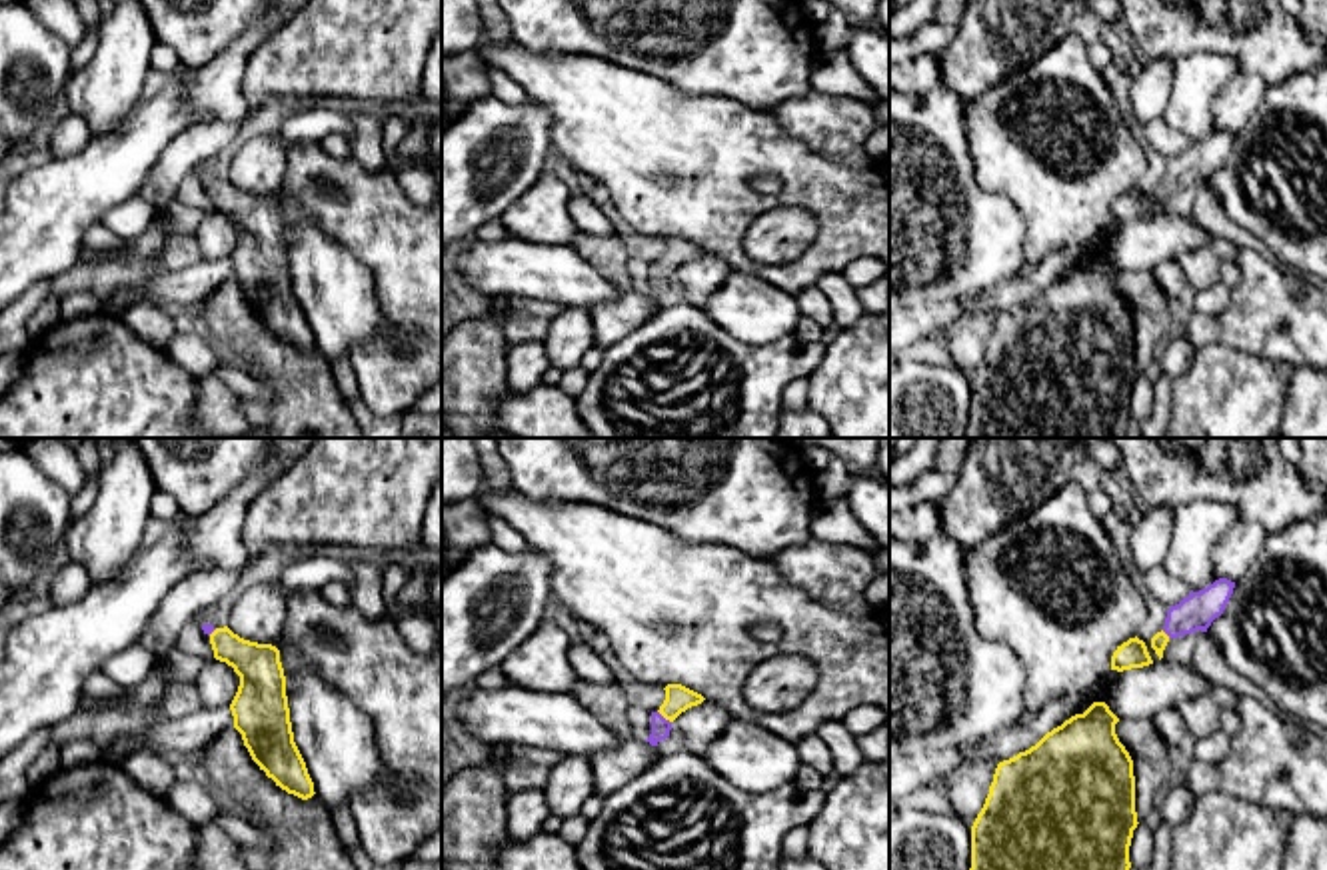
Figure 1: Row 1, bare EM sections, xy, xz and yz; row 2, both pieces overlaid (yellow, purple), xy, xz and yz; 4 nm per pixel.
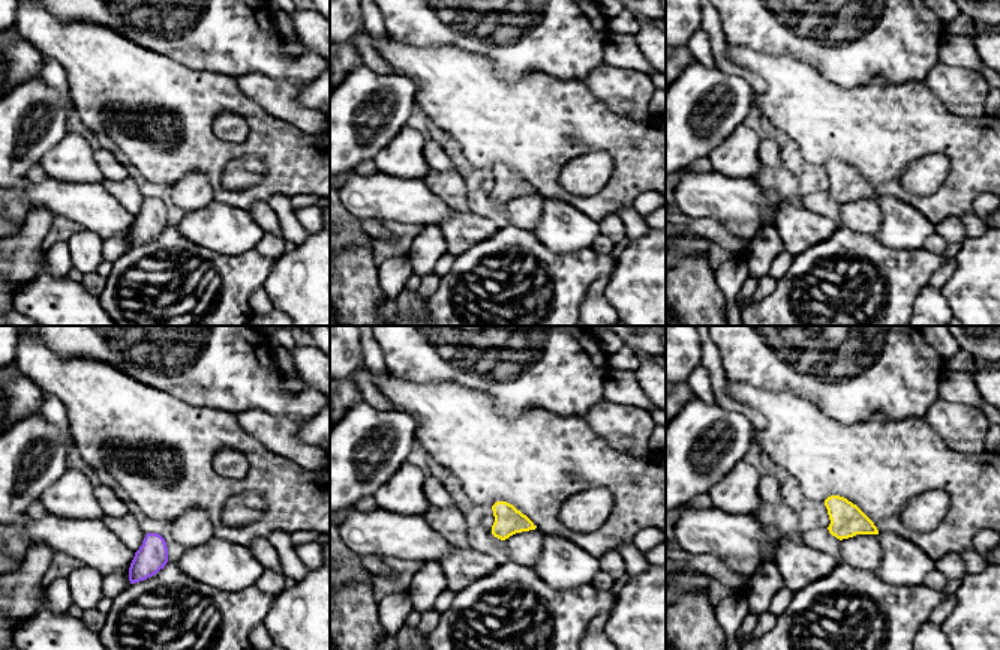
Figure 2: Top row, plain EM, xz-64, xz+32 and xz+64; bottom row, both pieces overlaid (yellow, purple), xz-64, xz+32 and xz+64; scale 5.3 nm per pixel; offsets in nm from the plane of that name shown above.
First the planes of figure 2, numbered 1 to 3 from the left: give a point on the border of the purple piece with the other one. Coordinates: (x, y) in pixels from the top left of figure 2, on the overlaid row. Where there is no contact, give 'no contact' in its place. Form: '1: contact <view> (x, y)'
1: no contact
2: no contact
3: no contact

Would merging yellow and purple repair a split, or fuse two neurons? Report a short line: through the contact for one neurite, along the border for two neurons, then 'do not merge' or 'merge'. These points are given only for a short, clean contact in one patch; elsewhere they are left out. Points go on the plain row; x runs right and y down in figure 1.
line xz (678, 250), (664, 268), (660, 278); merge

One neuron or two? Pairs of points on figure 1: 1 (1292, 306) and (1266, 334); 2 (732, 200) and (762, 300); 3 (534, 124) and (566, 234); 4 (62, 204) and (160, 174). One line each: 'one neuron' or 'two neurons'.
1: one neuron
2: two neurons
3: two neurons
4: two neurons

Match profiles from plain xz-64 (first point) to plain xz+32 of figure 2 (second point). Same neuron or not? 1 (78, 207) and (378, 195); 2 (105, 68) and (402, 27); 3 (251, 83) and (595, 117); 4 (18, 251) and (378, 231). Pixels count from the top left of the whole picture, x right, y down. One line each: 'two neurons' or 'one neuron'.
1: one neuron
2: two neurons
3: two neurons
4: two neurons

